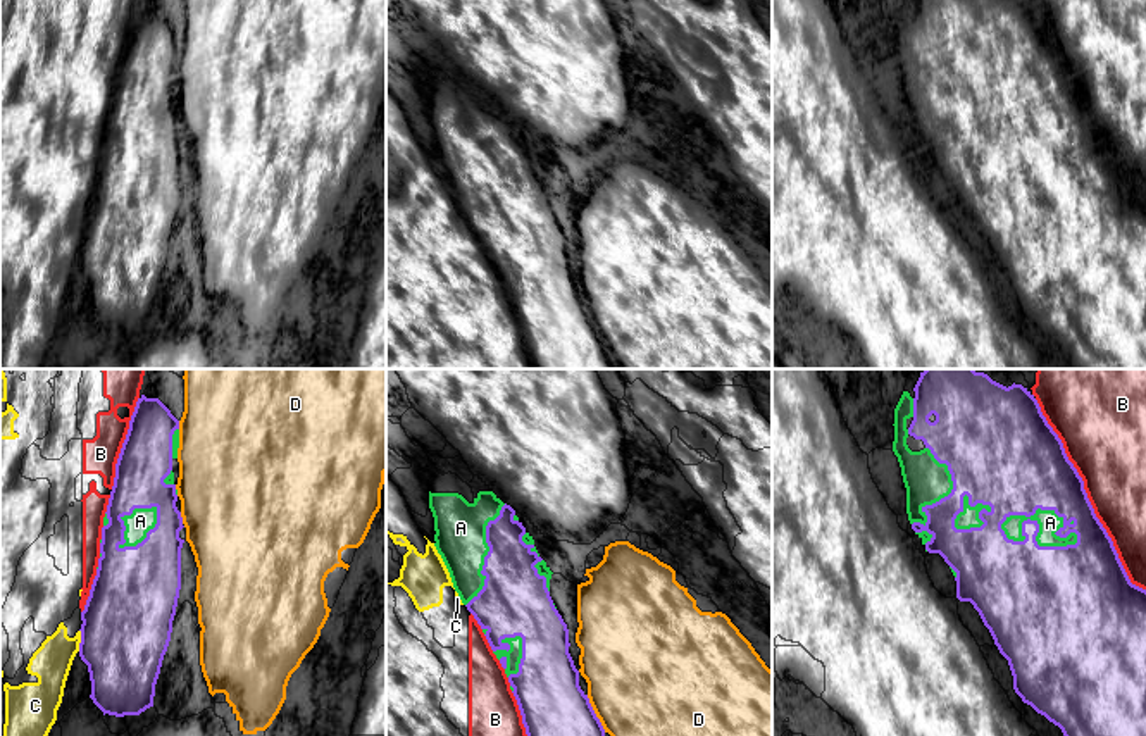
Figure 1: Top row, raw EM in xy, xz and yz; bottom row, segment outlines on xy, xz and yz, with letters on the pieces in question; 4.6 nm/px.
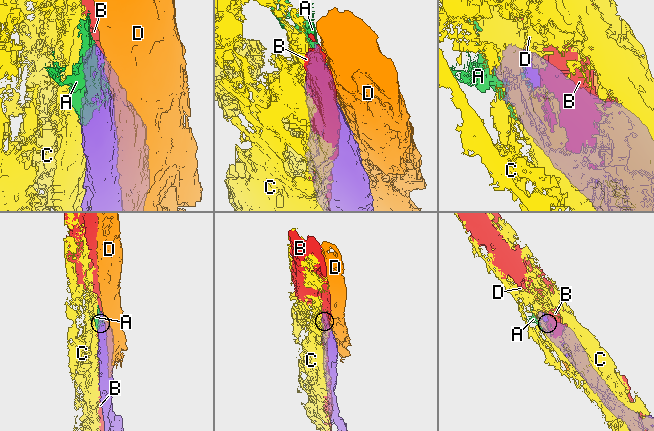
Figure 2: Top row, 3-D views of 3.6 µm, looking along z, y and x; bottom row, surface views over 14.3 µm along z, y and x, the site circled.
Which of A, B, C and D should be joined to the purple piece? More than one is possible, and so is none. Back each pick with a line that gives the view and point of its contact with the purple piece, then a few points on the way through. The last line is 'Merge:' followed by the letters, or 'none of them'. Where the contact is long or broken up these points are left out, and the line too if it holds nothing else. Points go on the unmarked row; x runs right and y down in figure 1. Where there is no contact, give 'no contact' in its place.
A: contact yz (1036, 149)
Merge: A

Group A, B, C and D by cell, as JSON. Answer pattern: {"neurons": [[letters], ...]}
{"neurons": [["A"], ["B", "C"], ["D"]]}

